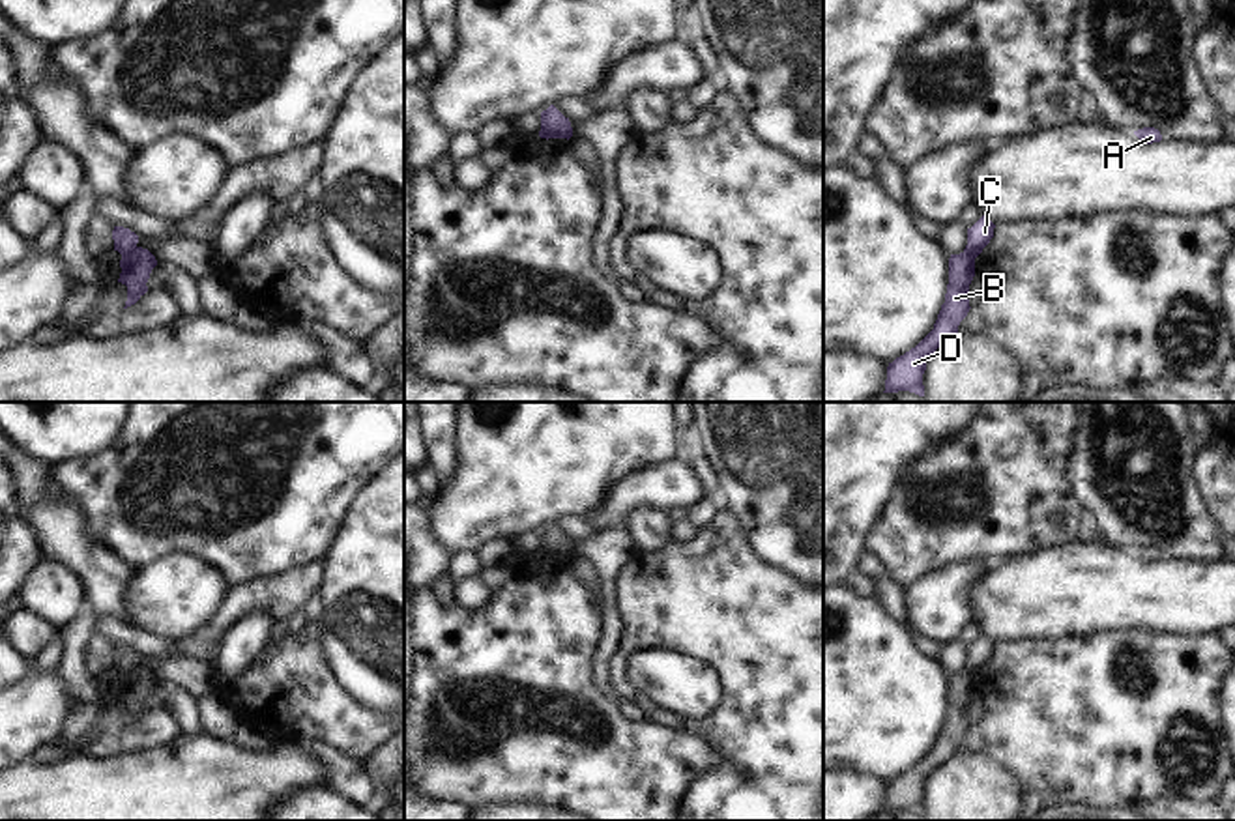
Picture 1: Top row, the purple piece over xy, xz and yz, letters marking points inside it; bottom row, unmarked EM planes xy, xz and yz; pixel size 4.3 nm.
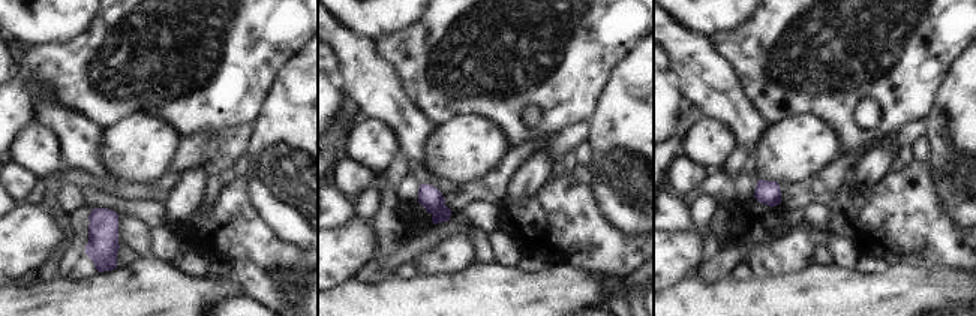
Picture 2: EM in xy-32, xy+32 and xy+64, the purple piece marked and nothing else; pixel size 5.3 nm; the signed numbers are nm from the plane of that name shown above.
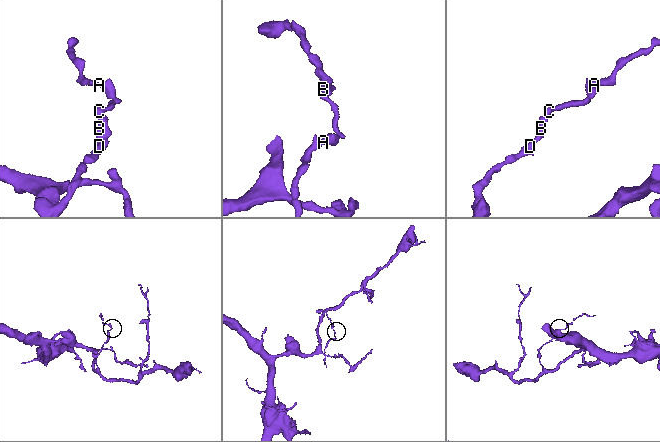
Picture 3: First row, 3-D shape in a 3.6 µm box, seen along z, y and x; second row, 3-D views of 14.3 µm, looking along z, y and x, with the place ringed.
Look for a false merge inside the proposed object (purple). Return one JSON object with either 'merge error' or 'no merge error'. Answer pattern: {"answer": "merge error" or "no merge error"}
{"answer": "merge error"}

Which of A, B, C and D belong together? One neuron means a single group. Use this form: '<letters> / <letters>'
A C / B D

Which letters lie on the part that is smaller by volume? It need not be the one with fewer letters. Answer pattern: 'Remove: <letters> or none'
Remove: A, C

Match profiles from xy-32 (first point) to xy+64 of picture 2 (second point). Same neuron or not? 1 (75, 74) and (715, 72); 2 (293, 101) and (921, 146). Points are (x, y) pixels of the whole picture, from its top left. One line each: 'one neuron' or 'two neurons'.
1: two neurons
2: two neurons

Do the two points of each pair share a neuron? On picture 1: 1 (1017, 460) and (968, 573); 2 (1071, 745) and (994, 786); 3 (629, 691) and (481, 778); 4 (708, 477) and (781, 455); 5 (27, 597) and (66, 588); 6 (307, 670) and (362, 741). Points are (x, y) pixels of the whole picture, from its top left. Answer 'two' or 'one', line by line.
1: two
2: two
3: two
4: two
5: one
6: one

